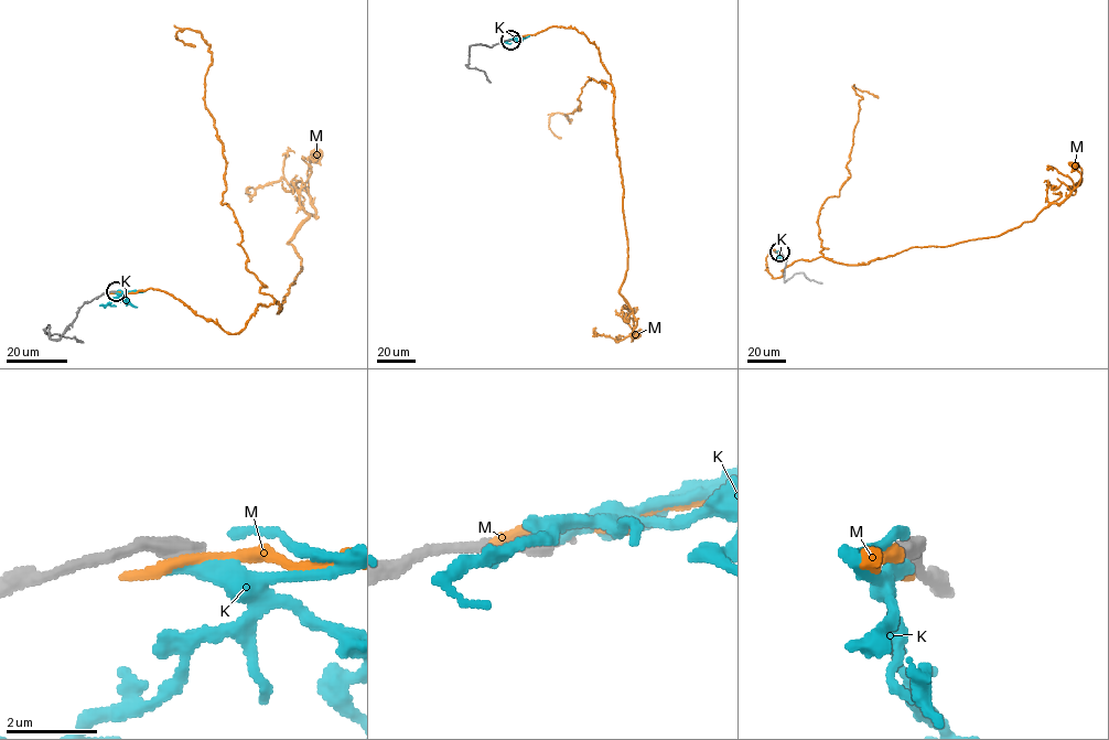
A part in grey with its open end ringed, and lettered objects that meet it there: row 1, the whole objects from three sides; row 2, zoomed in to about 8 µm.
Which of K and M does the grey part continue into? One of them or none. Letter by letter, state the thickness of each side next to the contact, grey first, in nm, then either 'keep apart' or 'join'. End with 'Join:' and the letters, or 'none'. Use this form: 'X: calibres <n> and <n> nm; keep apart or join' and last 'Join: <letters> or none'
K: calibres 480 and 380 nm; keep apart
M: calibres 480 and 240 nm; keep apart
Join: none

